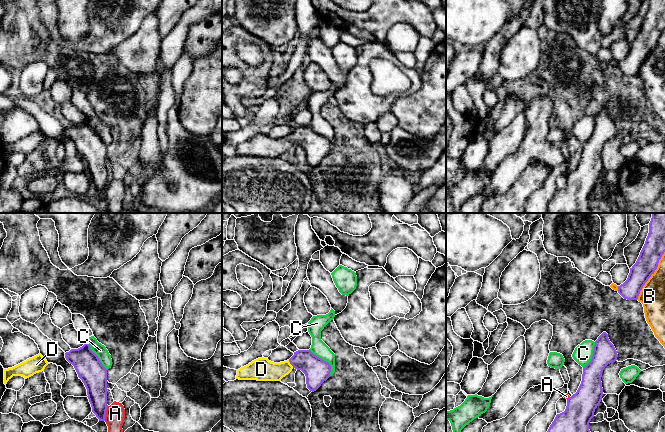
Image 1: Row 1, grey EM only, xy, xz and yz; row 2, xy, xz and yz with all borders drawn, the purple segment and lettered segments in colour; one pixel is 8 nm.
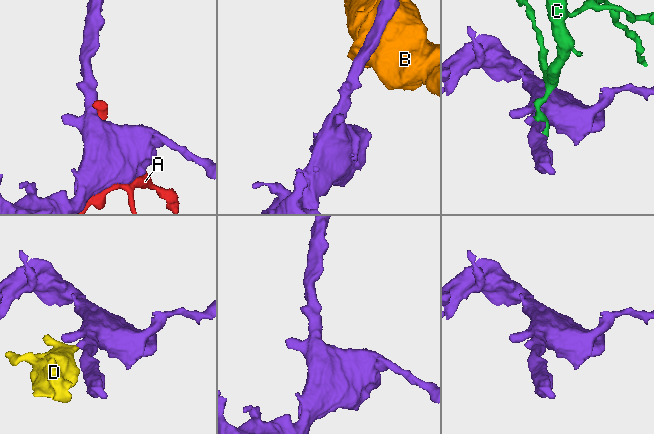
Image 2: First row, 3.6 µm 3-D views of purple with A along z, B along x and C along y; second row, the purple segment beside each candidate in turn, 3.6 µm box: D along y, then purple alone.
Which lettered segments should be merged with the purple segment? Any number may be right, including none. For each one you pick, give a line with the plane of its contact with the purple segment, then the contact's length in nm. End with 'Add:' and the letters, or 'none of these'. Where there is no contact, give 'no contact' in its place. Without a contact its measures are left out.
D: contact in xz; length 80 nm
Add: D

